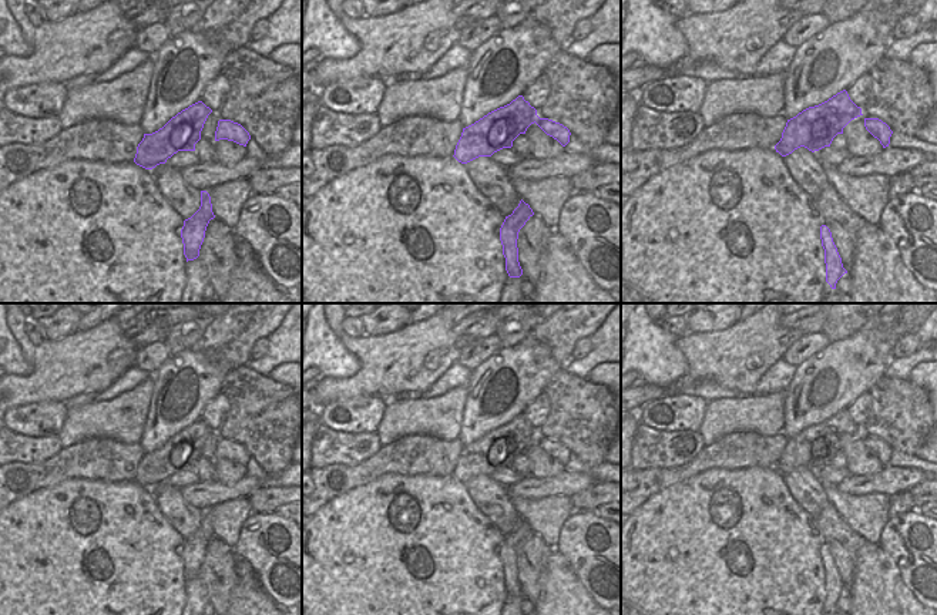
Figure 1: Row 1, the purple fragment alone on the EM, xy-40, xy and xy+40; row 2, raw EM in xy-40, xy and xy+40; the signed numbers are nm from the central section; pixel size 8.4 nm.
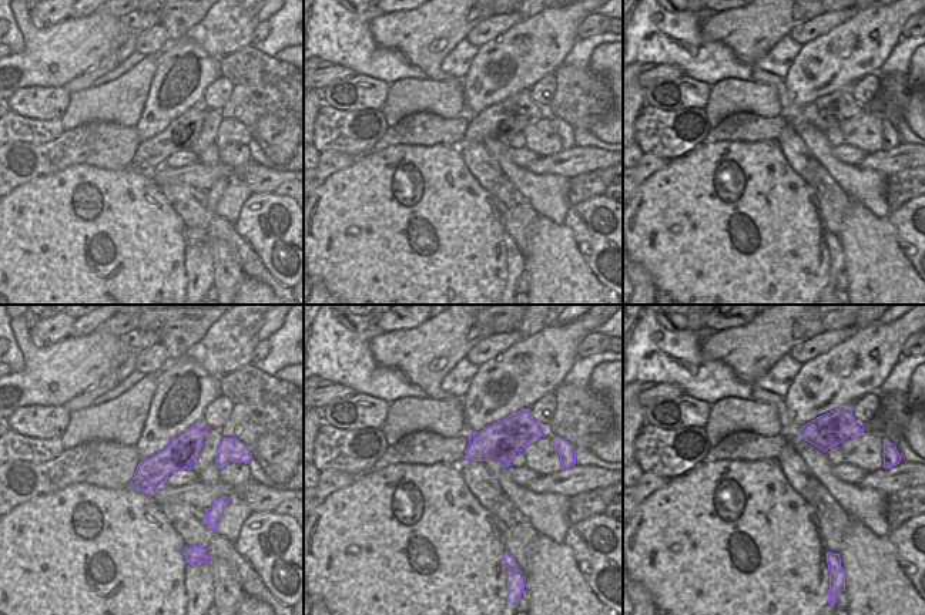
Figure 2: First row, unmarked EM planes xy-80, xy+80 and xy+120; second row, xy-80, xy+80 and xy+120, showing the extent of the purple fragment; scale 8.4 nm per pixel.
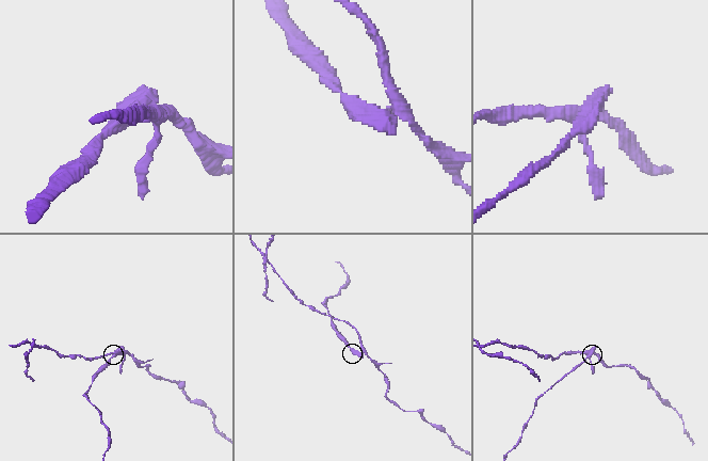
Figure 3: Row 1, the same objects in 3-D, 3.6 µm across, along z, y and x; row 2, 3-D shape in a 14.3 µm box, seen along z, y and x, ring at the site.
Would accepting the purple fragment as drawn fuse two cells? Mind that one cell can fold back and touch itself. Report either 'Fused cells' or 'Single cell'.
Fused cells

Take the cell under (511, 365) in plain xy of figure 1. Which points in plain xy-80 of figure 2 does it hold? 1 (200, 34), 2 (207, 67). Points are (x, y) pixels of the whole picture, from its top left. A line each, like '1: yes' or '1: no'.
1: no
2: yes

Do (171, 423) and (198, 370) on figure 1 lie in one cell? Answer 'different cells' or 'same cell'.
same cell

